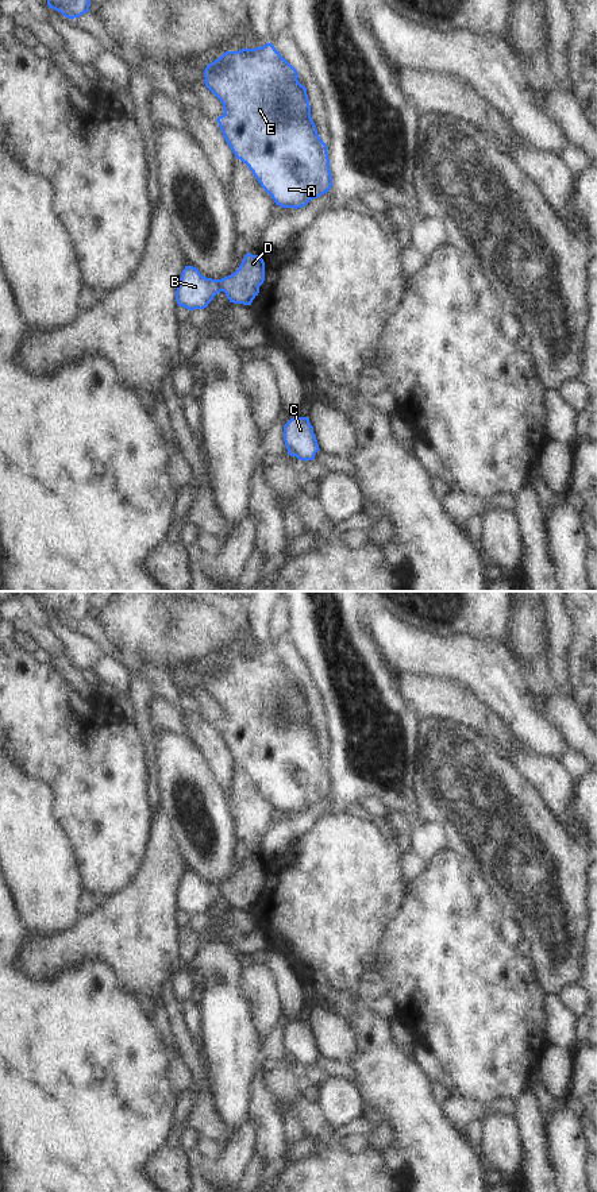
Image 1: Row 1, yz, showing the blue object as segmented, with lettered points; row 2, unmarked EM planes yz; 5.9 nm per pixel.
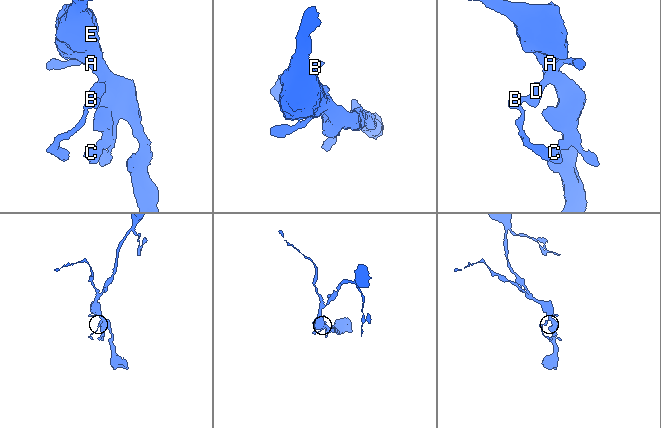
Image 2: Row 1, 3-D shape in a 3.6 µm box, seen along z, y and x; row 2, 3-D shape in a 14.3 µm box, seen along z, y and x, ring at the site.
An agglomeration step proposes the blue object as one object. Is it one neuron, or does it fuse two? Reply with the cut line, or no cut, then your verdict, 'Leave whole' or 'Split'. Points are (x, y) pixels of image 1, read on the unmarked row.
No split. Leave whole.

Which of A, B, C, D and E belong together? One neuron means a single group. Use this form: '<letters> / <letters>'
A B C D E

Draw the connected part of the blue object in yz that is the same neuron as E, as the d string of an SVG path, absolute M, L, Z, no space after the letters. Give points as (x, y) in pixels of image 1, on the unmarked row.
M273 648L262 652L226 656L207 670L205 691L222 706L224 718L216 725L222 738L235 759L249 771L276 810L282 813L303 813L312 803L327 798L332 791L327 749L320 744L311 722L307 693L298 687L297 675L281 661Z

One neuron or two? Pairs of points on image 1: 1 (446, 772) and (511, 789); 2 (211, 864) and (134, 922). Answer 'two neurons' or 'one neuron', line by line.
1: one neuron
2: two neurons

